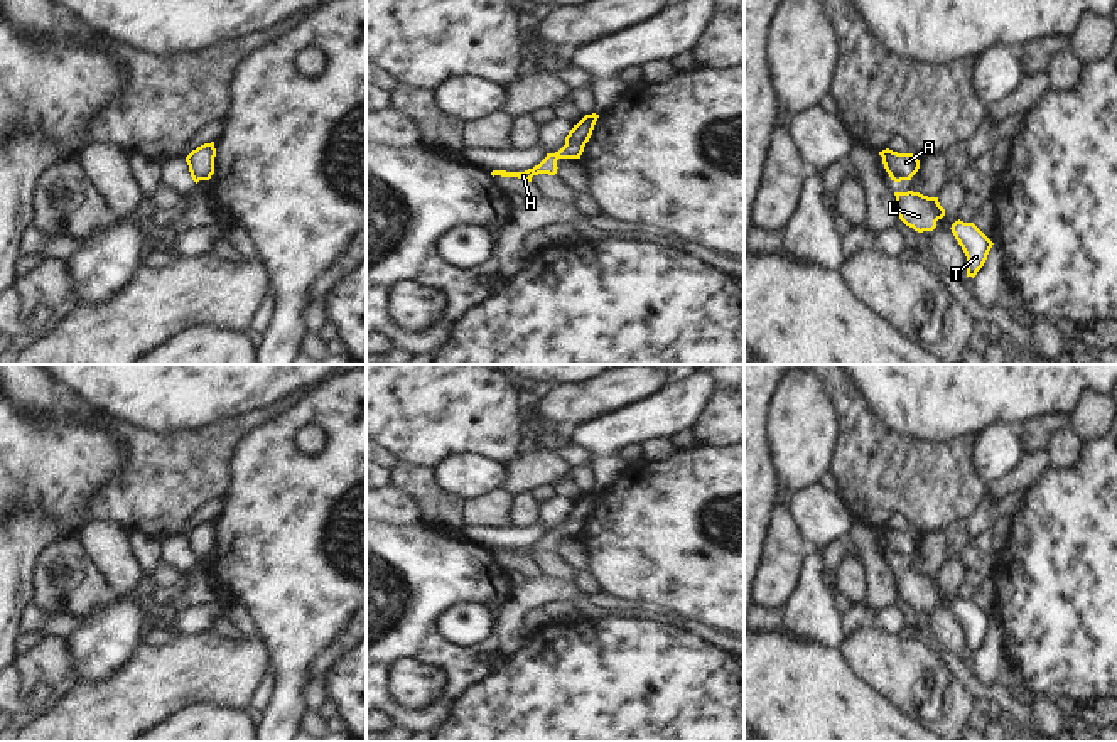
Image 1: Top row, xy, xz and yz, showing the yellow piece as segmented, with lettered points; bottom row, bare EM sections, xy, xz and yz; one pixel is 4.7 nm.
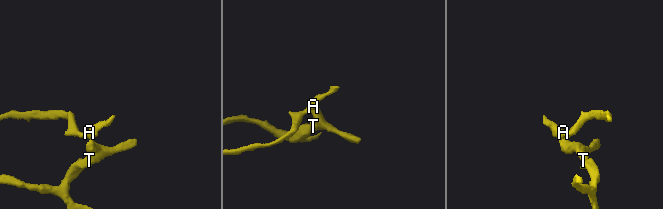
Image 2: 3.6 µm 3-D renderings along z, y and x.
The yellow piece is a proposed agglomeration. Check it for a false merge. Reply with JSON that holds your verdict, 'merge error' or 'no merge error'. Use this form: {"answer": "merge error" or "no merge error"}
{"answer": "merge error"}

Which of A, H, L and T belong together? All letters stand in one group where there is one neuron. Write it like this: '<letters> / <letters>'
A H / L T

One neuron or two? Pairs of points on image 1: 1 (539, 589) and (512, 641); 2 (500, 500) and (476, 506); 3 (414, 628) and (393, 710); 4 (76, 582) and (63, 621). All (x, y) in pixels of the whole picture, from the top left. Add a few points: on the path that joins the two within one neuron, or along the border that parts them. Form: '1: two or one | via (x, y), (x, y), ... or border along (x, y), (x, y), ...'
1: one | via (525, 601), (512, 614), (512, 628)
2: one | via (495, 505), (481, 506)
3: one | via (393, 648), (383, 658), (383, 690)
4: two | border along (32, 602), (46, 612), (71, 612), (78, 618)

